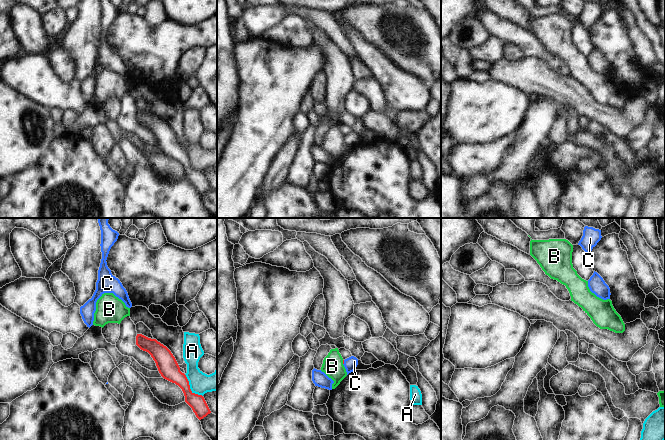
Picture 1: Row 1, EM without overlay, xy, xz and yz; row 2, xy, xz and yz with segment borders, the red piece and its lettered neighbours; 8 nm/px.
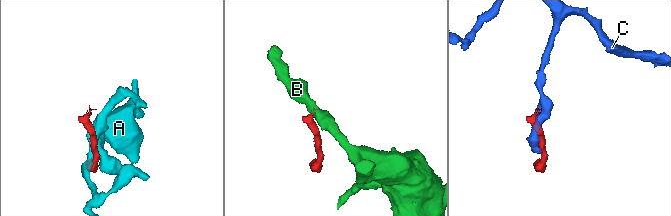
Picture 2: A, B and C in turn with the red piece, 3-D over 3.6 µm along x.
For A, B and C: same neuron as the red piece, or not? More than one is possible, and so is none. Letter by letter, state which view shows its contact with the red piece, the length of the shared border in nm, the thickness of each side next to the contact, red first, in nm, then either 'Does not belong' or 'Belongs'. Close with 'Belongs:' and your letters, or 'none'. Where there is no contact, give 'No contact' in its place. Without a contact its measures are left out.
A: Touches red in xy. Shared border 240 nm. Thickness 160 nm (red) against 180 nm. Does not belong
B: Touches red in xz. Shared border 30 nm. Thickness 20 nm (red) against 170 nm. Does not belong
C: Touches red in xz. Shared border 40 nm. Thickness 20 nm (red) against 110 nm. Belongs
Belongs: C

